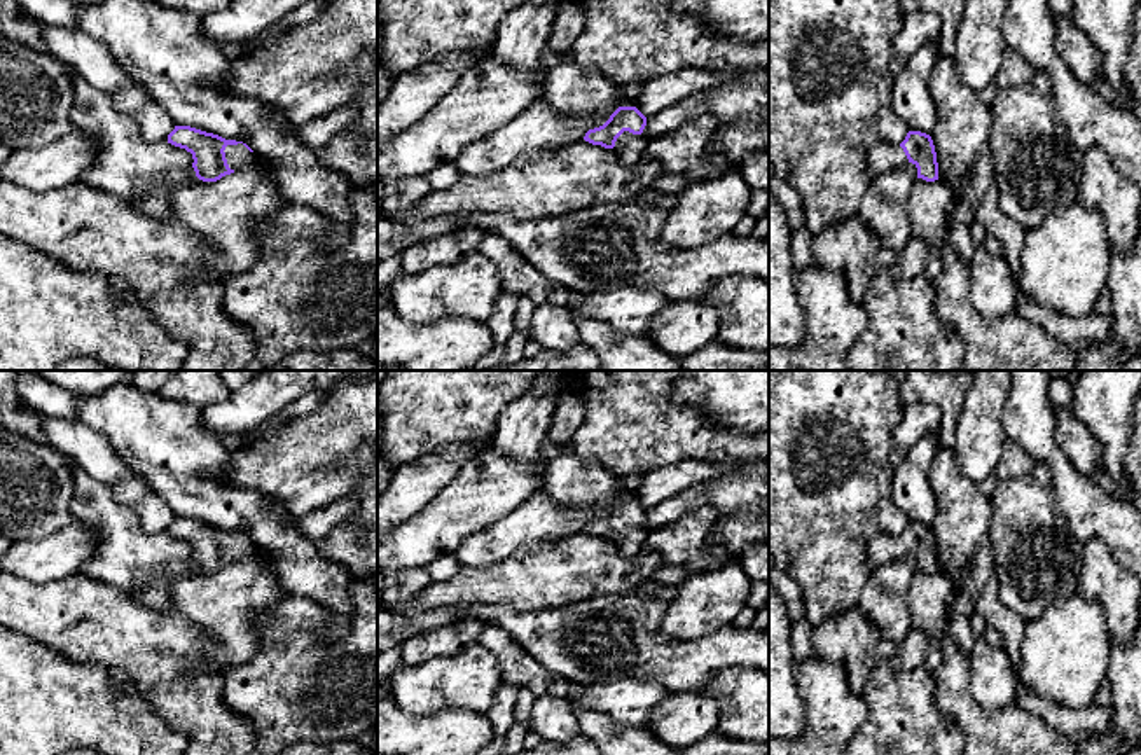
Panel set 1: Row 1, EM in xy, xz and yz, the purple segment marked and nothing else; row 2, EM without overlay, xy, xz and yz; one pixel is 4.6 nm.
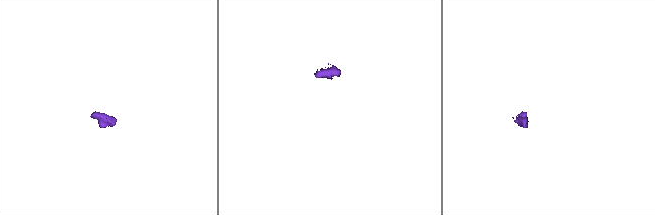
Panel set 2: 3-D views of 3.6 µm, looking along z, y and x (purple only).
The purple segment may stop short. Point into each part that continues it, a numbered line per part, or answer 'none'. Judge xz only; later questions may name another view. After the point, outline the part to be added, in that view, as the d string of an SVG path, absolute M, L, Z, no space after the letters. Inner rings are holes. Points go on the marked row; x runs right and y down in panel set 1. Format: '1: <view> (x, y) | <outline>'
1: xz (572, 90) | M566 51L559 63L549 68L542 98L563 115L606 117L619 105L617 87L598 70L578 66Z
2: xz (629, 147) | M624 131L617 138L613 150L626 166L636 166L643 163L643 152L647 145L648 140L643 135L633 135L629 131Z

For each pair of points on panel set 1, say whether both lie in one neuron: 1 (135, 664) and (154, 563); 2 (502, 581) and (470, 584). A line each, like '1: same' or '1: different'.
1: different
2: same

